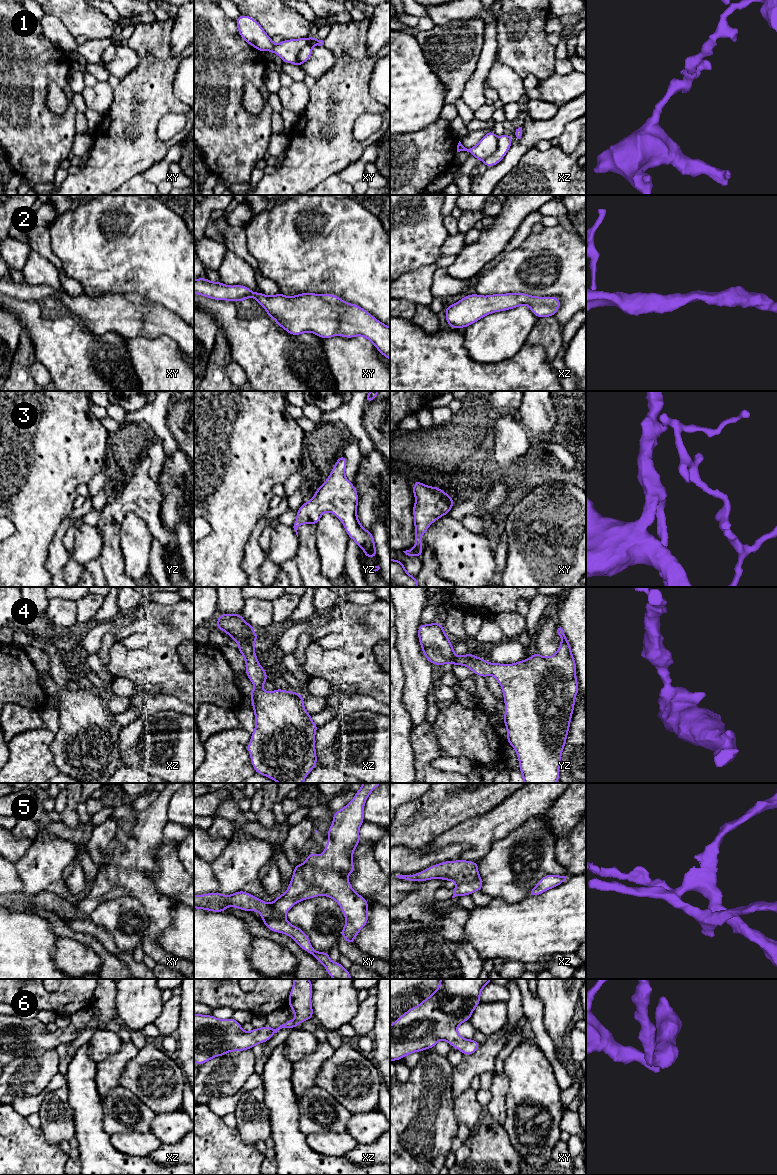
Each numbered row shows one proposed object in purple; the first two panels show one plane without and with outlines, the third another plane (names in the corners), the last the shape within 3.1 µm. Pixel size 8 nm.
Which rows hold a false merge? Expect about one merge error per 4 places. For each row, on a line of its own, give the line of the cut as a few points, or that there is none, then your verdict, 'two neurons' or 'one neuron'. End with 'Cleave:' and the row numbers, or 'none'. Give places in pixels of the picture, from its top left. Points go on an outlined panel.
1: cut xy (311, 40), (298, 53), (297, 59), (301, 63); two neurons
2: cut none; one neuron
3: cut none; one neuron
4: cut none; one neuron
5: cut xz (480, 877), (457, 884); two neurons
6: cut none; one neuron
Cleave: 1, 5

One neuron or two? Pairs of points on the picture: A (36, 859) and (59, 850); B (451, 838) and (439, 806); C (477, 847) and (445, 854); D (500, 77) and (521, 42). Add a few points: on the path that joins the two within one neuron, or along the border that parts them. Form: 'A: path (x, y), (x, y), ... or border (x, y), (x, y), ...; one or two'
A: path (42, 859), (53, 853); one
B: border (468, 818), (439, 834), (428, 844); two
C: border (444, 845), (467, 844), (469, 846); two
D: border (495, 61), (508, 65), (522, 79); two

